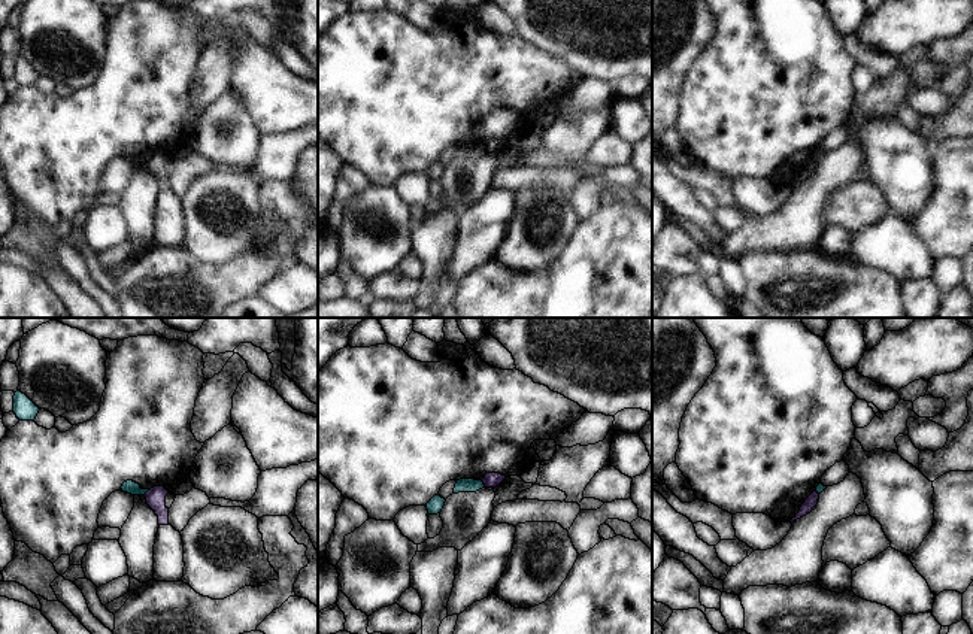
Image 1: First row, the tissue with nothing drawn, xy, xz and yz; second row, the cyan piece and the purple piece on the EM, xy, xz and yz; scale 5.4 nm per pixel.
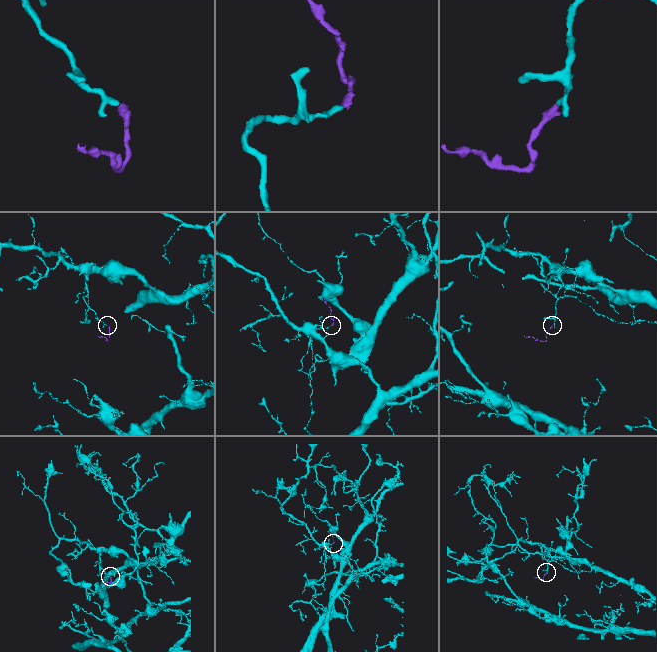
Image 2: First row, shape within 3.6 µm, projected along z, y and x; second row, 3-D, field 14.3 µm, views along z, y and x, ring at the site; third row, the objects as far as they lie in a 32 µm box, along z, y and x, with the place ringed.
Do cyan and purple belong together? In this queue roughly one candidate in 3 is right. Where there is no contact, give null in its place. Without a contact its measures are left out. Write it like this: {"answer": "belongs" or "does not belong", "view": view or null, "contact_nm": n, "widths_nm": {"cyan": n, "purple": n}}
{"answer": "does not belong", "view": "xy", "contact_nm": 50, "widths_nm": {"cyan": 70, "purple": 110}}

